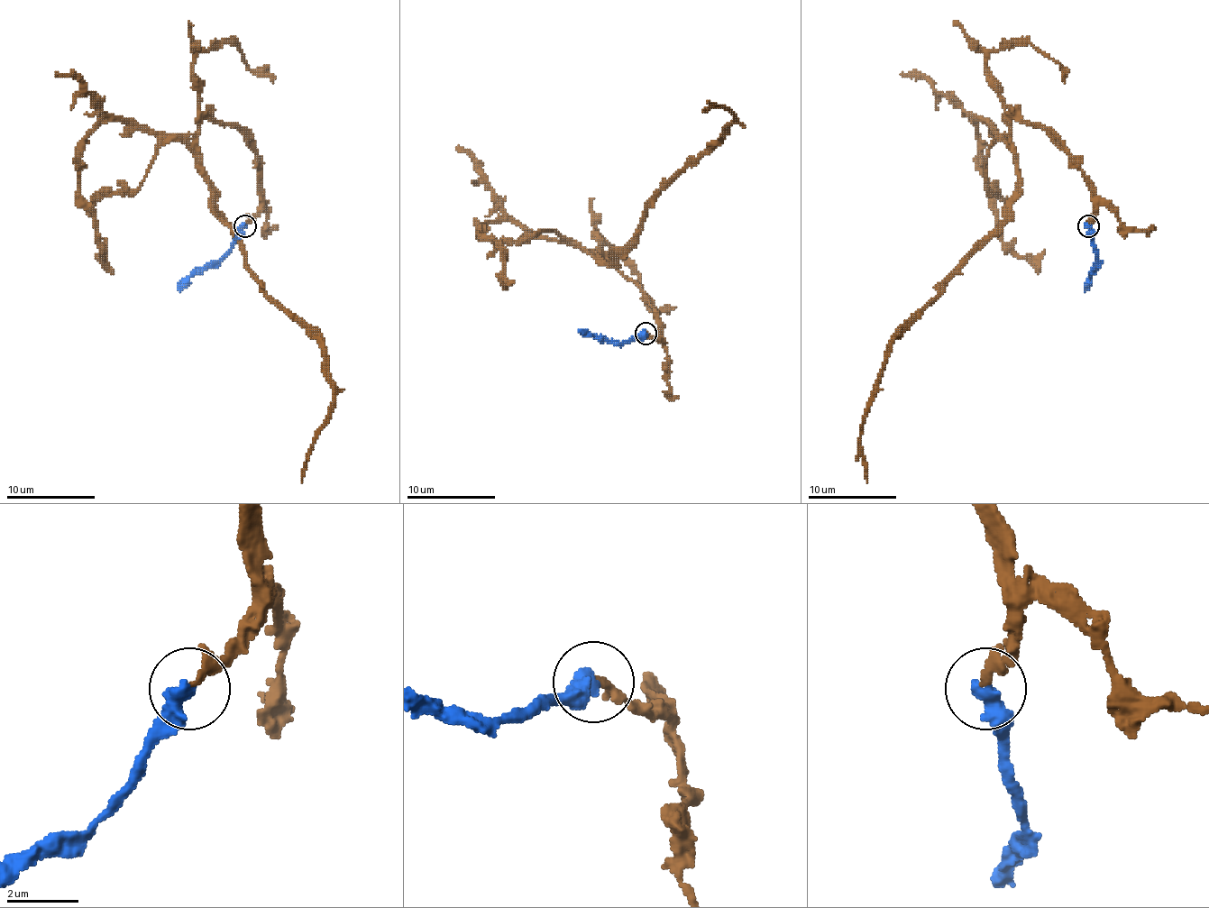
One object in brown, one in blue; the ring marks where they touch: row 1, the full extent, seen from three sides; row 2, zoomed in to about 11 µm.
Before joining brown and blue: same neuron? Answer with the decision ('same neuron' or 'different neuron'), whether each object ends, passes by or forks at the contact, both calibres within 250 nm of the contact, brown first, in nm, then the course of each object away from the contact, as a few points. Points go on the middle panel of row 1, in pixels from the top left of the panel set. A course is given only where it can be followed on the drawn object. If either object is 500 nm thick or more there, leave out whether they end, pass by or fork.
same neuron; brown passes by; blue ends there; 160 nm thick on the brown side, 480 nm on the other; brown runs (645, 332), (663, 338), (663, 323), (599, 256), (640, 230), (734, 116), (702, 112); blue runs (645, 334), (618, 343), (600, 341), (581, 329)

